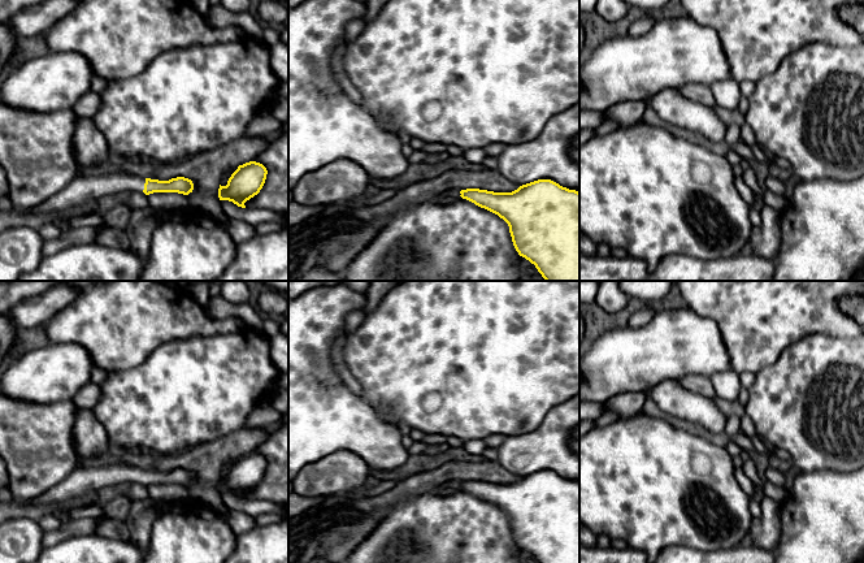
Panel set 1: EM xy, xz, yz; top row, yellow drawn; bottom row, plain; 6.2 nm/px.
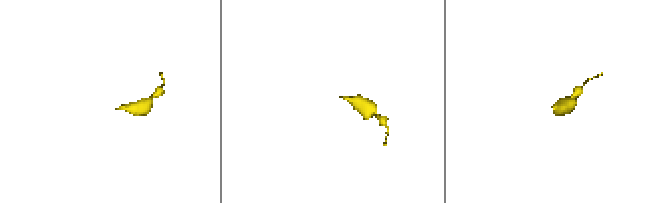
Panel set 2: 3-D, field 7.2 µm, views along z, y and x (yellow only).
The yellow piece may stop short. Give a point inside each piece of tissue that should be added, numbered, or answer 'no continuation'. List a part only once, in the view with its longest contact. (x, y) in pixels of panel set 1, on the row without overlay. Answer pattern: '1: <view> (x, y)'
1: xy (85, 479)

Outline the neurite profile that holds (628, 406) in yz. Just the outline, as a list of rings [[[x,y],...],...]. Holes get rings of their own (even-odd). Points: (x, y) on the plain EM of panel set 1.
[[[643,391],[621,393],[605,402],[605,410],[617,413],[620,420],[630,420],[643,413],[646,397]]]

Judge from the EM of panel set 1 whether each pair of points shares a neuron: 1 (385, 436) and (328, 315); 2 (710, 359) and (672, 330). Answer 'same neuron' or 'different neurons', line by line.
1: same neuron
2: same neuron

